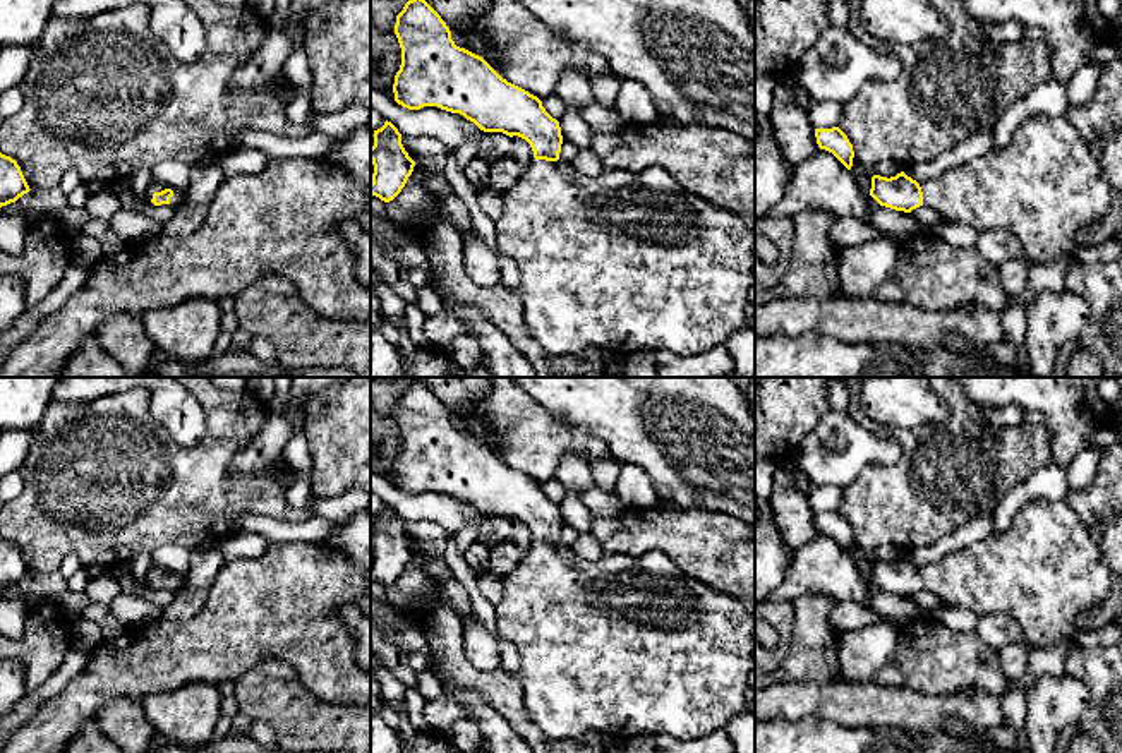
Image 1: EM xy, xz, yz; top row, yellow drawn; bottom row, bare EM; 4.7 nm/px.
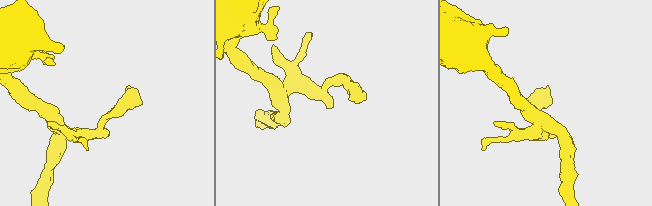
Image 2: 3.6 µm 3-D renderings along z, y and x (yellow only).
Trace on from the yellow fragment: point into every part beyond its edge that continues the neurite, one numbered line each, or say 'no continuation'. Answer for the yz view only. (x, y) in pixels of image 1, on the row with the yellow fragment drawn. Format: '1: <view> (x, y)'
1: yz (1045, 184)

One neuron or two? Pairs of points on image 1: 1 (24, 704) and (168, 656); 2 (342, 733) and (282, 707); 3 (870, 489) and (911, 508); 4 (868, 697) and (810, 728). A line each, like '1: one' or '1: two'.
1: two
2: one
3: one
4: two

